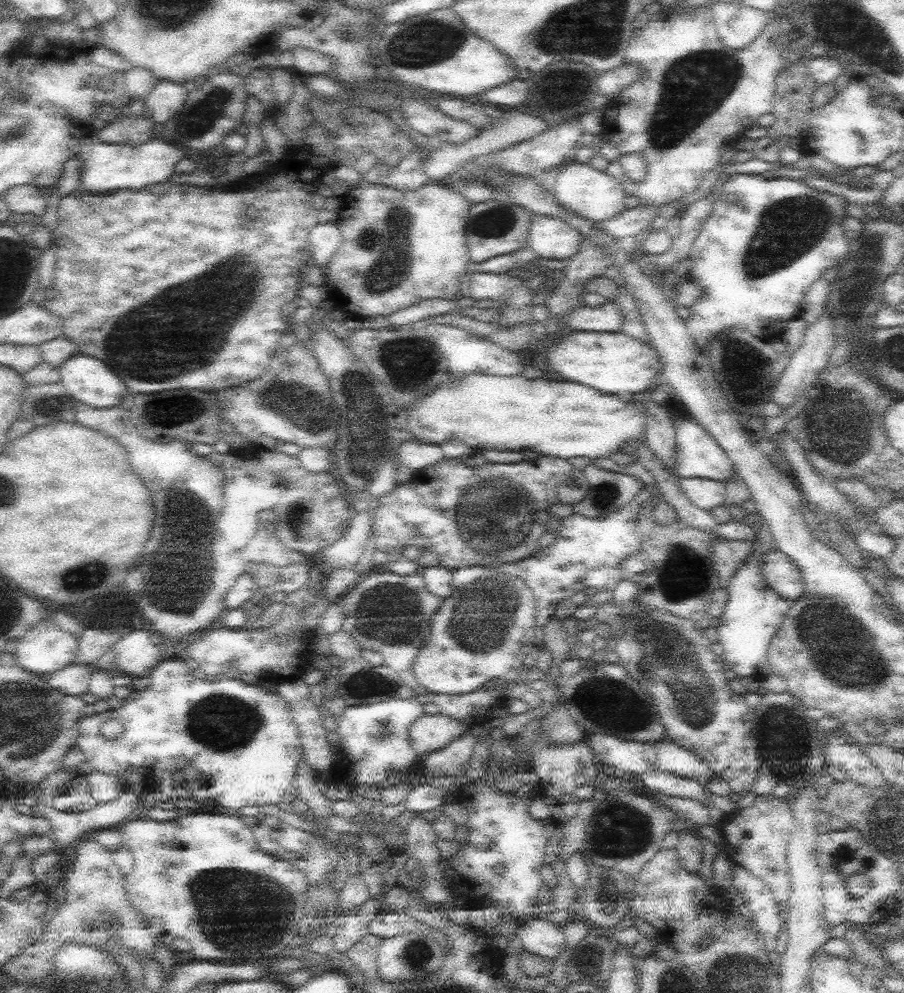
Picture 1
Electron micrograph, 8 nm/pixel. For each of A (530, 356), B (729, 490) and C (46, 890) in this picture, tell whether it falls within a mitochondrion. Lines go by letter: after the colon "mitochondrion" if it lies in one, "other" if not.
A: other
B: other
C: other

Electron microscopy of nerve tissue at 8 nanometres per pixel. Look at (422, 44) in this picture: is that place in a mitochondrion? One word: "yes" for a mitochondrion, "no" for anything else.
yes

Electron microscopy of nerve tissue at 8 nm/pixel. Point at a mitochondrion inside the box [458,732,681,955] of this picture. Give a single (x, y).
(617, 833)

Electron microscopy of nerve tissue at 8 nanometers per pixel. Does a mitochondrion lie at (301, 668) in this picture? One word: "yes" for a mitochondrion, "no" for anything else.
no

